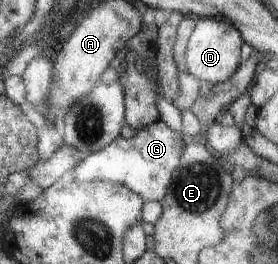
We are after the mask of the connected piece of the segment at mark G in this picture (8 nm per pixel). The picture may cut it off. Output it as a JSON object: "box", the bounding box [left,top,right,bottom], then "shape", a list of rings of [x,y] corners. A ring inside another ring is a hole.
{"box":[71,120,186,202],"shape":[[[161,120],[140,128],[130,138],[117,136],[97,152],[83,156],[71,169],[76,182],[103,180],[121,184],[141,201],[159,202],[181,157],[186,140],[178,131],[167,128]]]}

